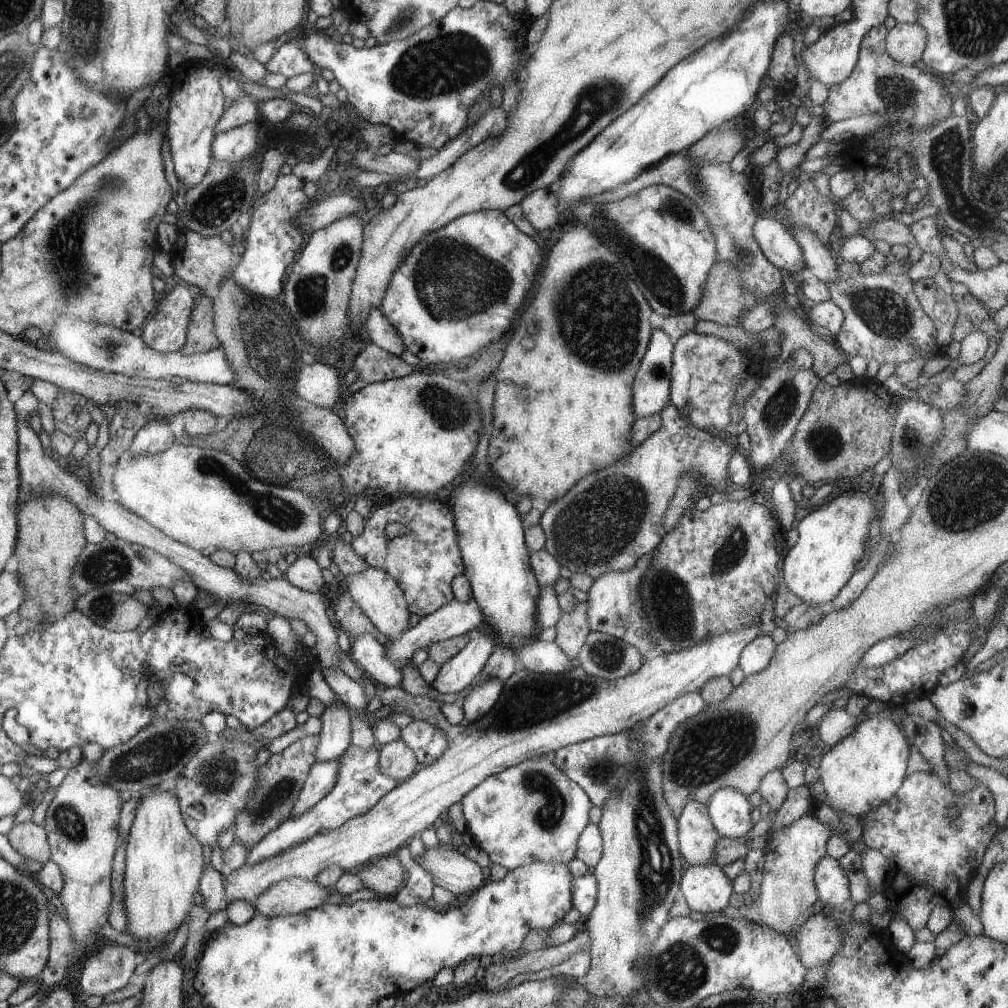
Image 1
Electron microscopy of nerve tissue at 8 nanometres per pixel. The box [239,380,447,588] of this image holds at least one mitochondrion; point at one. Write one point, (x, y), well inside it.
(270, 451)

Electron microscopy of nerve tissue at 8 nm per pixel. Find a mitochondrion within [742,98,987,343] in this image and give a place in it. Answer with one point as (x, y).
(948, 152)

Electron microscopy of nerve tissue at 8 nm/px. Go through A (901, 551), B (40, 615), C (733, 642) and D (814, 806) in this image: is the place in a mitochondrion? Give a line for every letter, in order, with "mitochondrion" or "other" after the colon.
A: other
B: mitochondrion
C: other
D: other

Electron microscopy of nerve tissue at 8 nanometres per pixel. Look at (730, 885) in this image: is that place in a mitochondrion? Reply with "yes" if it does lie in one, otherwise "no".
no

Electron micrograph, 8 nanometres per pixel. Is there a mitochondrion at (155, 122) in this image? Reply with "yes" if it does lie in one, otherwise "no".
no

